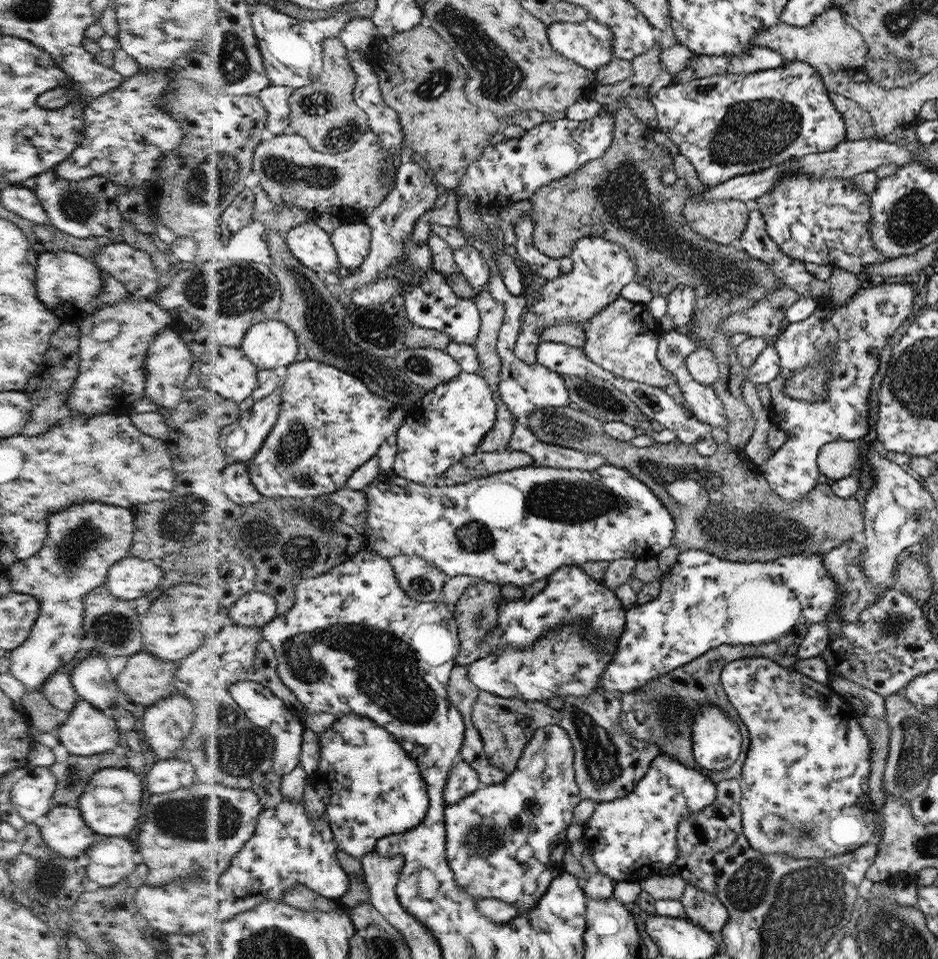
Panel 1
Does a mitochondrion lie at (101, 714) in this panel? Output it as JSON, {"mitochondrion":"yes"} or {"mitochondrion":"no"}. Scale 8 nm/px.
{"mitochondrion":"no"}

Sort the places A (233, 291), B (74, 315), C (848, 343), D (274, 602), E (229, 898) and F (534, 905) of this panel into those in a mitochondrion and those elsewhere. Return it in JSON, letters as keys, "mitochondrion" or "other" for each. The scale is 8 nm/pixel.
{"A":"mitochondrion","B":"other","C":"mitochondrion","D":"other","E":"other","F":"other"}

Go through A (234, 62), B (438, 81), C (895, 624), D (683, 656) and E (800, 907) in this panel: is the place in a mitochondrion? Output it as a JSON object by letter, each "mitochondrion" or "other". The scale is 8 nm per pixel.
{"A":"mitochondrion","B":"mitochondrion","C":"mitochondrion","D":"other","E":"mitochondrion"}

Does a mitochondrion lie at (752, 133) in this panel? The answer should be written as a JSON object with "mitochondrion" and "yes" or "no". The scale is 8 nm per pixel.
{"mitochondrion":"yes"}

